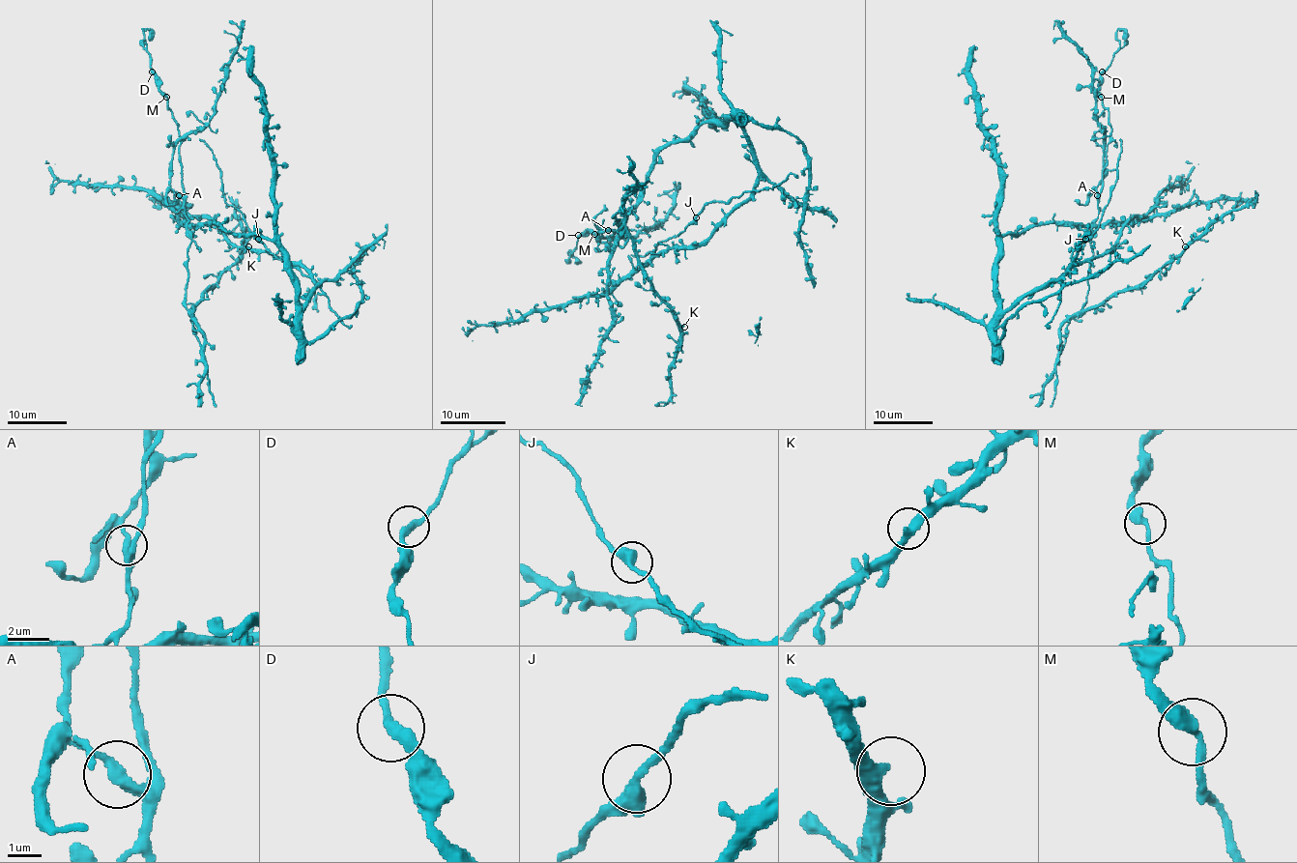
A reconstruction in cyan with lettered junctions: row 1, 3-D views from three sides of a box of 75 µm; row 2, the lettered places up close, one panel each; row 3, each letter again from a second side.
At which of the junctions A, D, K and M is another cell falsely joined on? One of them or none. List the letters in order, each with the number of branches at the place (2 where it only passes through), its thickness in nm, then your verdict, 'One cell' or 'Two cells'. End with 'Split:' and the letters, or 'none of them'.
A: Branches: 2. Thickness 320 nm. Two cells
D: Branches: 2. Thickness 320 nm. One cell
K: Branches: 2. Thickness 360 nm. One cell
M: Branches: 2. Thickness 360 nm. One cell
Split: A

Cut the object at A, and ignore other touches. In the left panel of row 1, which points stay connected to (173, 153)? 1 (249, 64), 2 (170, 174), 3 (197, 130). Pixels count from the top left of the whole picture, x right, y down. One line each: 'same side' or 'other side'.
1: other side
2: same side
3: same side

